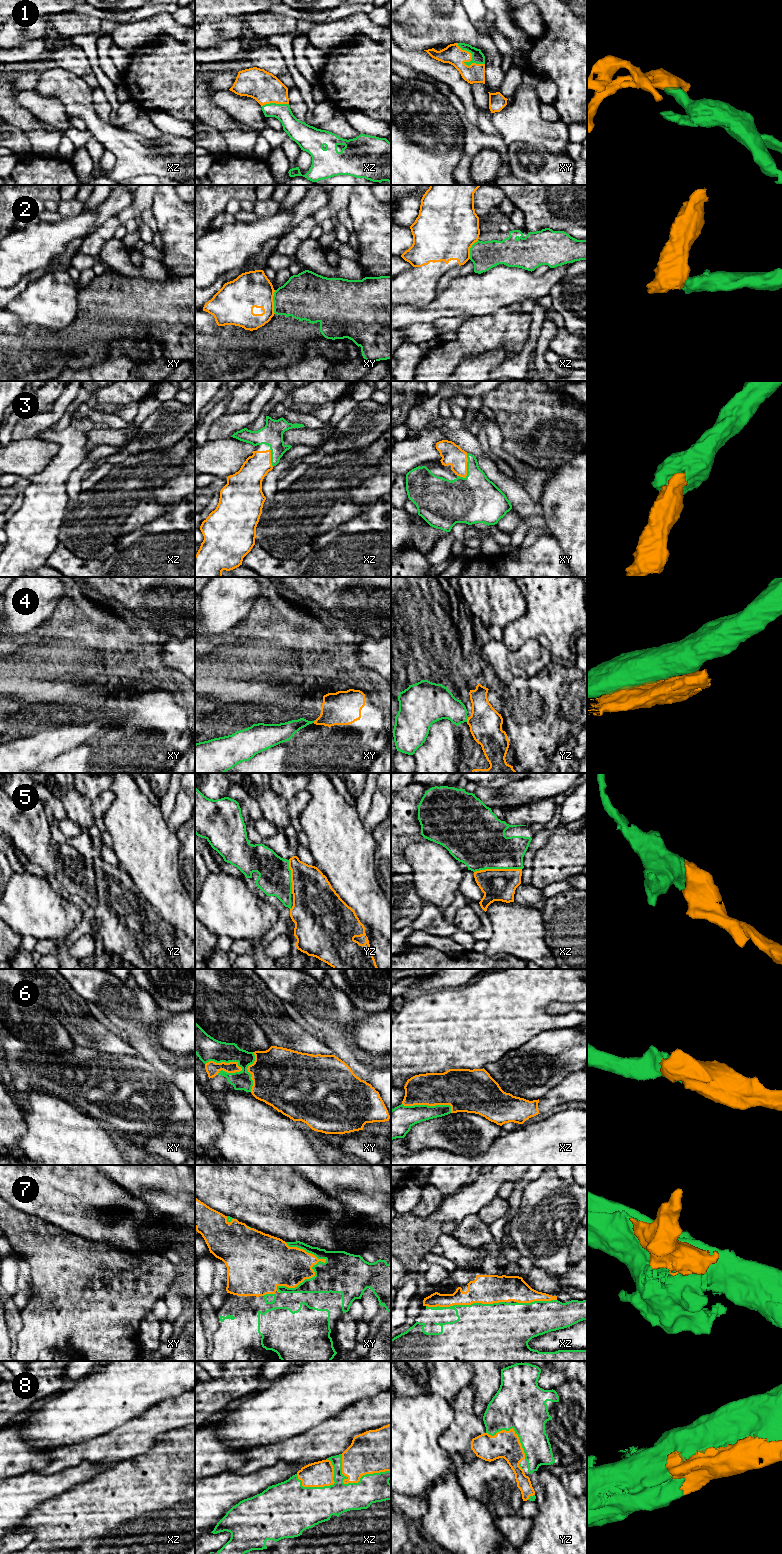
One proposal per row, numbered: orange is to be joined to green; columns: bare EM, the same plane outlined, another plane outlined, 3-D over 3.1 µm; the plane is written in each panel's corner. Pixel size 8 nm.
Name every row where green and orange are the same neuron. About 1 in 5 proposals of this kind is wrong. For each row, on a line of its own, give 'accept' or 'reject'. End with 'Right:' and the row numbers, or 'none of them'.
1: accept
2: reject
3: accept
4: reject
5: accept
6: accept
7: accept
8: accept
Right: 1, 3, 5, 6, 7, 8

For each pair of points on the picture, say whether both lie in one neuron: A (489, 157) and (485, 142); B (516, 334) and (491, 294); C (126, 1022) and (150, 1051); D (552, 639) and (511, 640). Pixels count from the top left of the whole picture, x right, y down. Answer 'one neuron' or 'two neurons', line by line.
A: two neurons
B: two neurons
C: one neuron
D: one neuron

